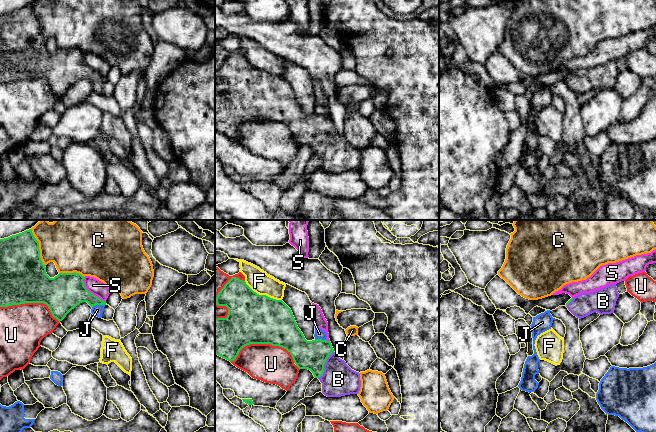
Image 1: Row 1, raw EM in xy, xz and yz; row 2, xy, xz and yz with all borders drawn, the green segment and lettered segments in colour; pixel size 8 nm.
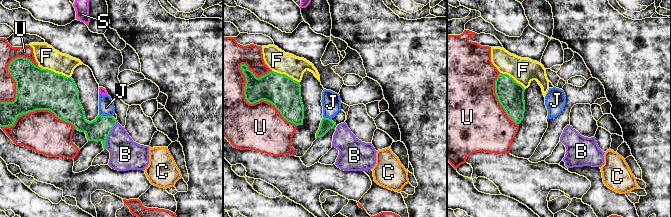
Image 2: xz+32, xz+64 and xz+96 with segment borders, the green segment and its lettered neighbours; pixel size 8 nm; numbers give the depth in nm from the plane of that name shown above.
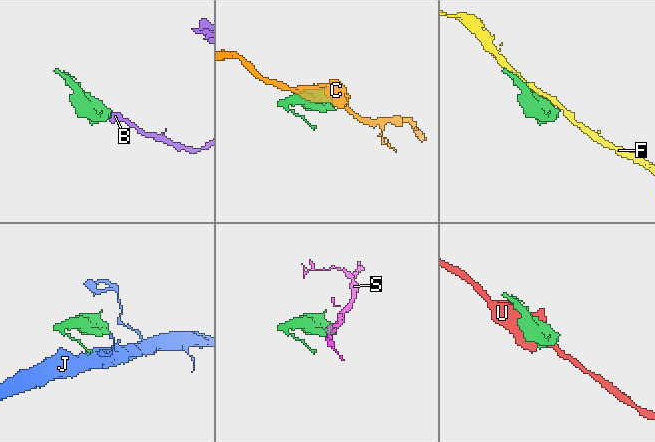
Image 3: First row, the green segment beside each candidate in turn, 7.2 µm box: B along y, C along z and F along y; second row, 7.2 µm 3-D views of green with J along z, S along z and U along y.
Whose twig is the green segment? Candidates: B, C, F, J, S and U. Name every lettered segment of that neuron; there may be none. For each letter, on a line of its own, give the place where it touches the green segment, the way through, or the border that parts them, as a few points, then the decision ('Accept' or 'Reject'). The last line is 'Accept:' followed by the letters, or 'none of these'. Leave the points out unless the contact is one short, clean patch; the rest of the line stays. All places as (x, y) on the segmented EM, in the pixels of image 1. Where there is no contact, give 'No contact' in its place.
B: Touches green at xz (323, 365). Path across: xz (312, 355), (323, 365), (338, 379). Accept
C: Touches green at xy (38, 247). Reject
F: Touches green at xz (263, 295). Reject
J: Touches green at xy (98, 304). Boundary: xy (104, 304), (96, 304), (92, 307). Reject
S: Touches green at xy (89, 292). Reject
U: Touches green at xz (263, 343). Reject
Accept: B

